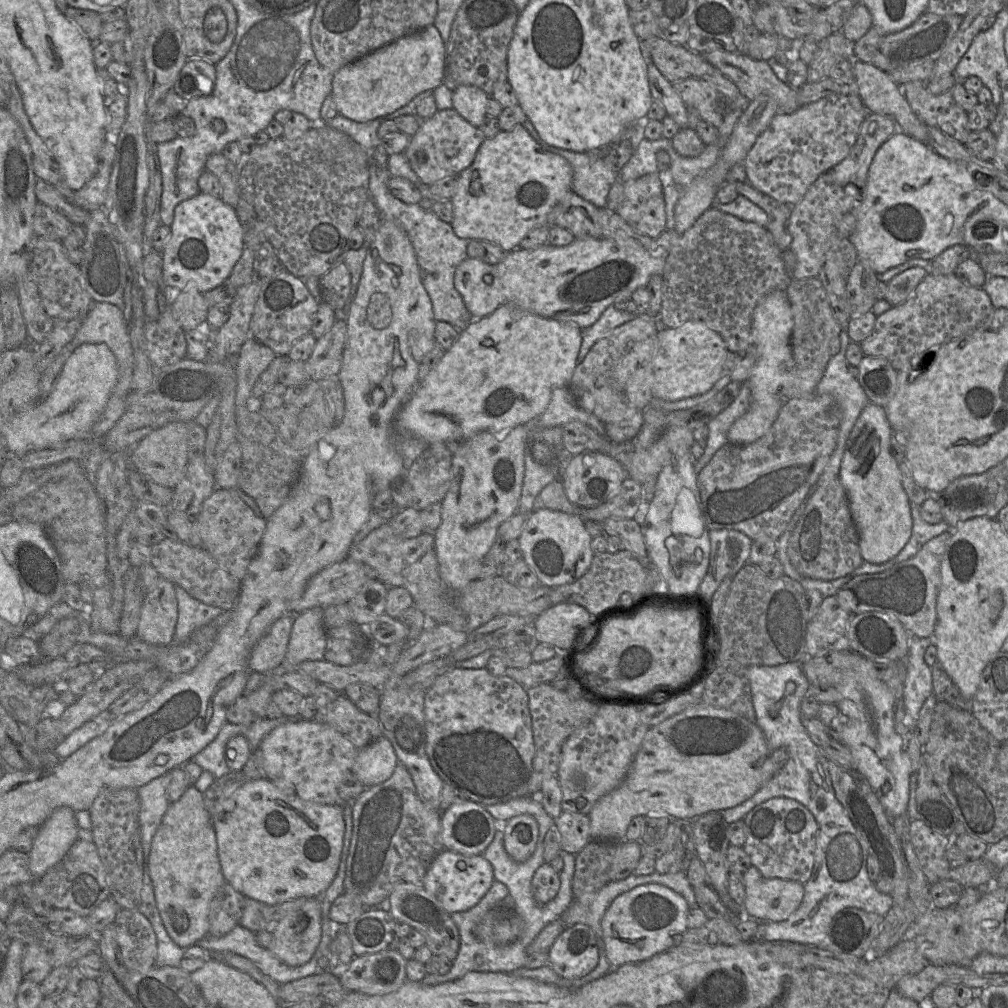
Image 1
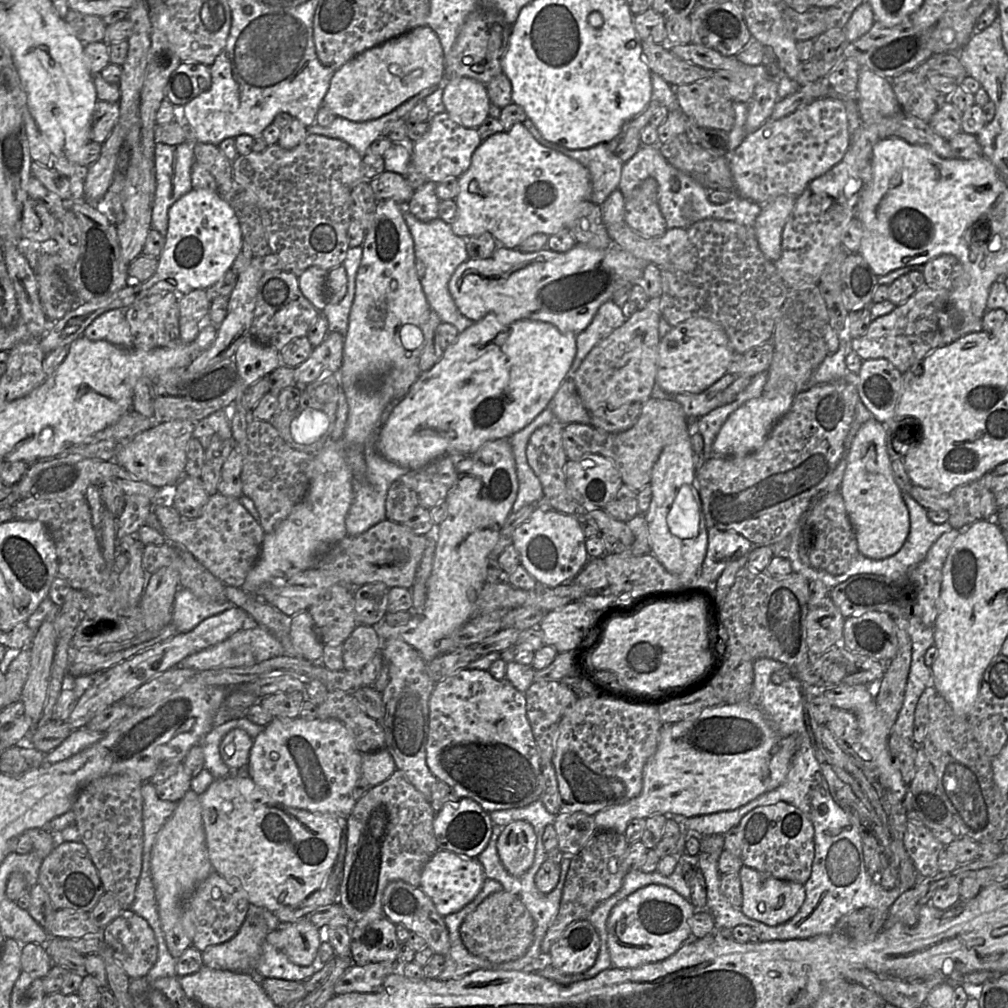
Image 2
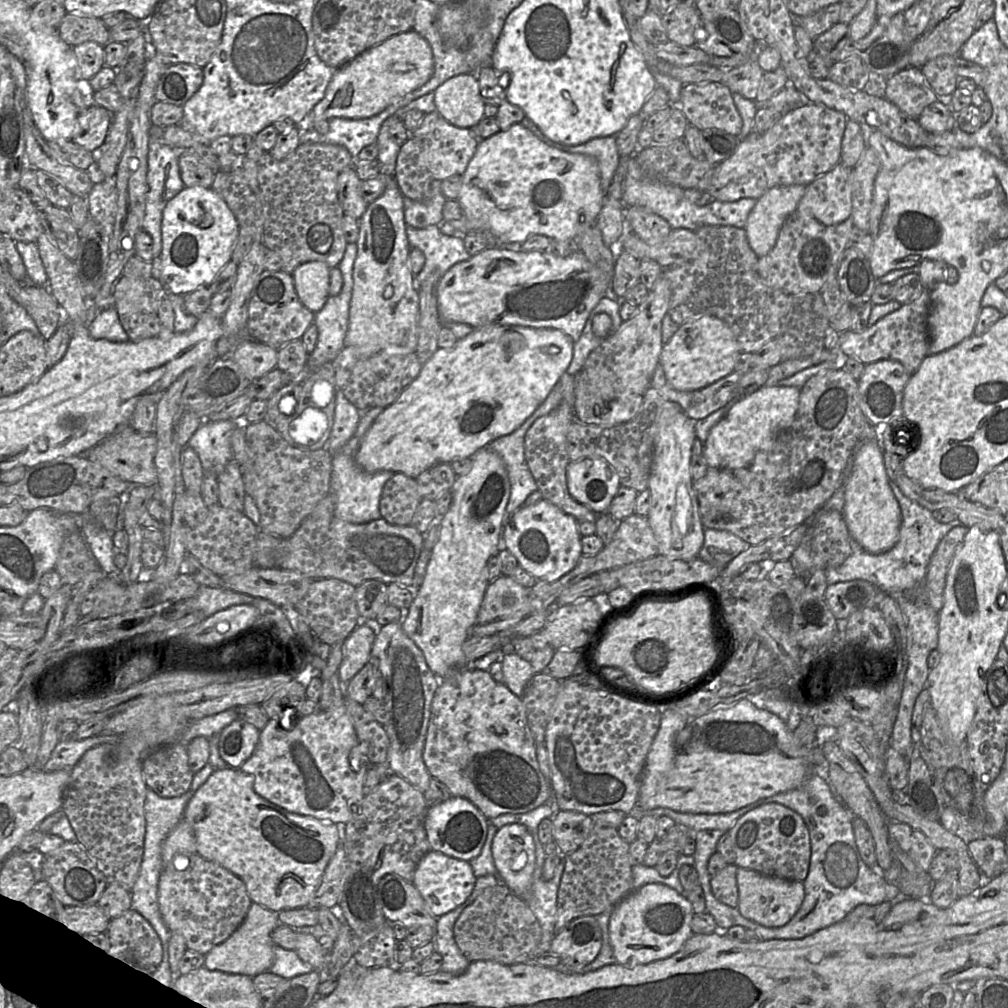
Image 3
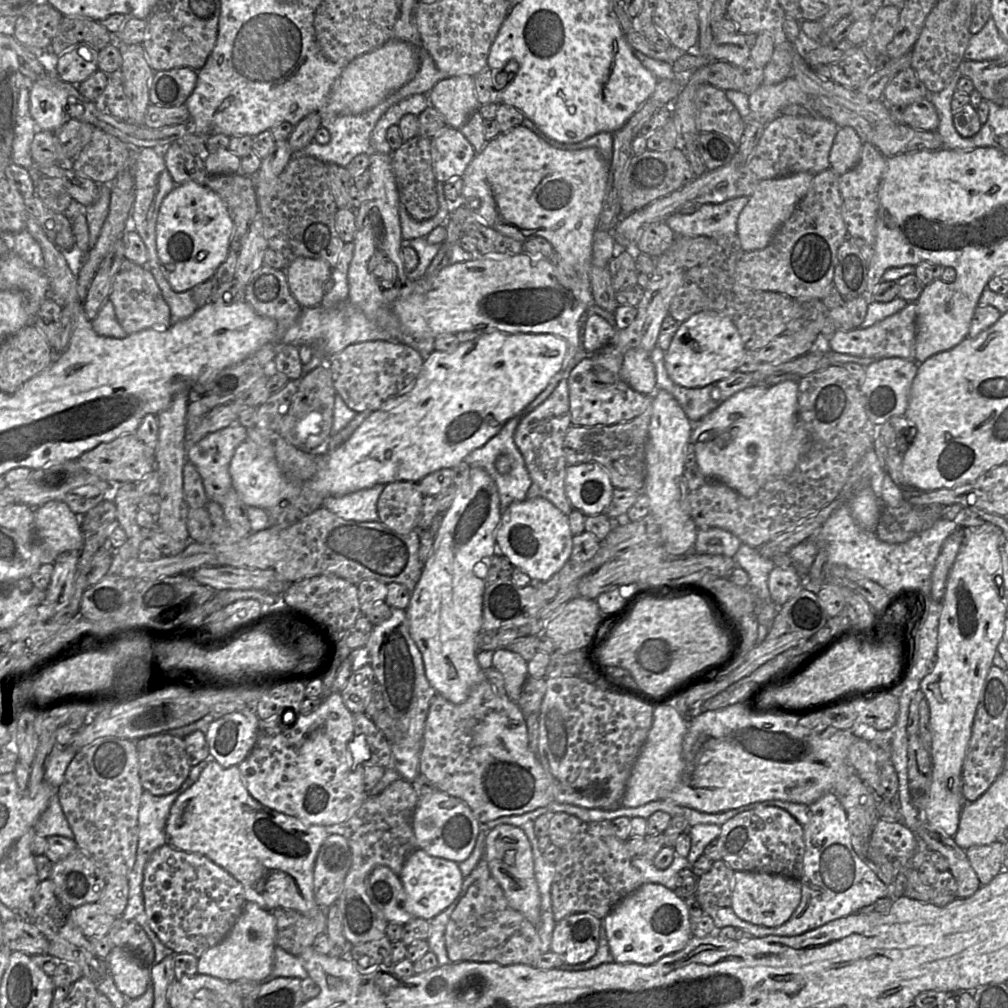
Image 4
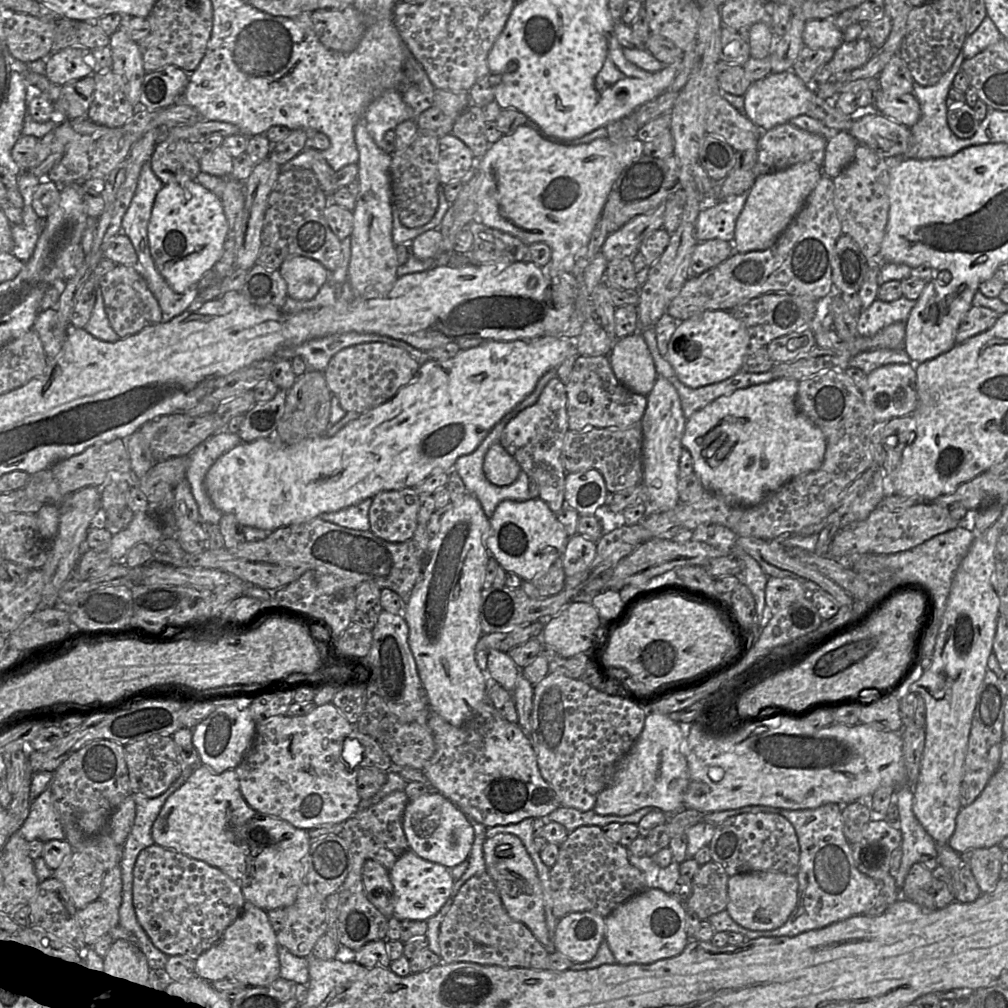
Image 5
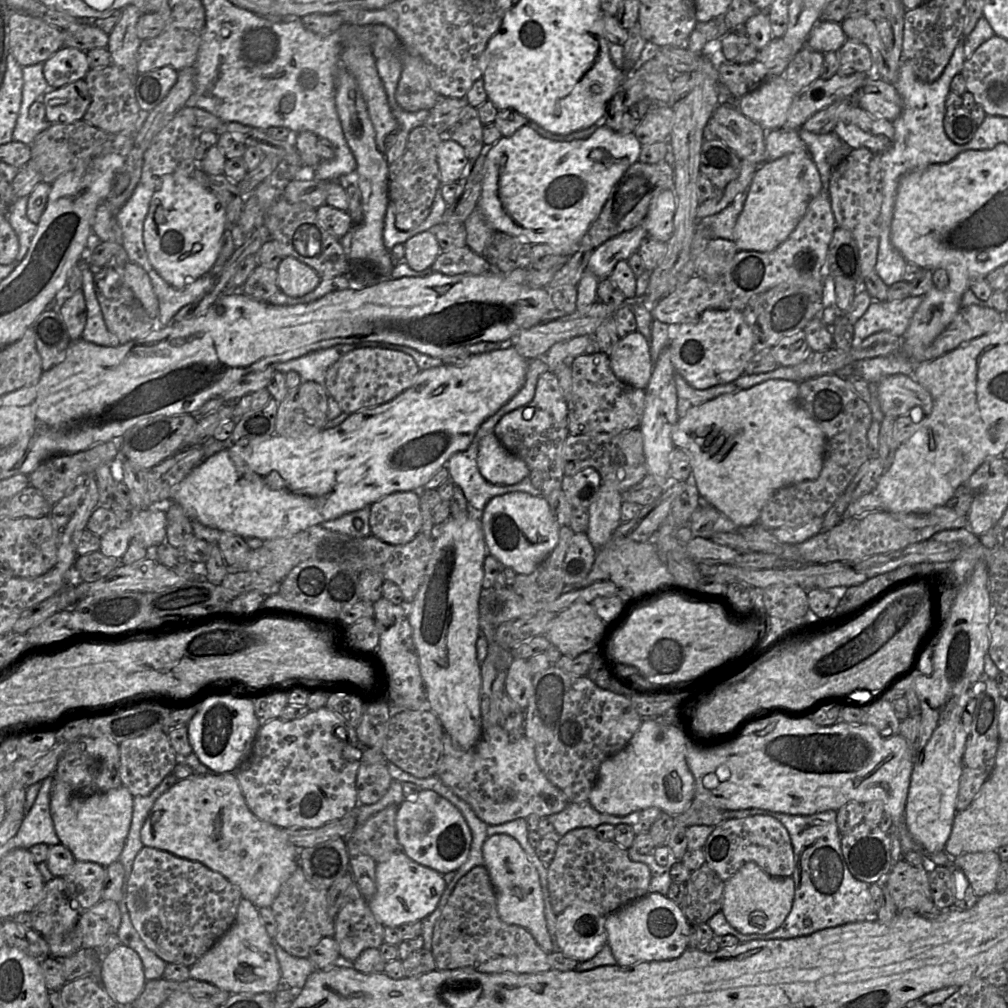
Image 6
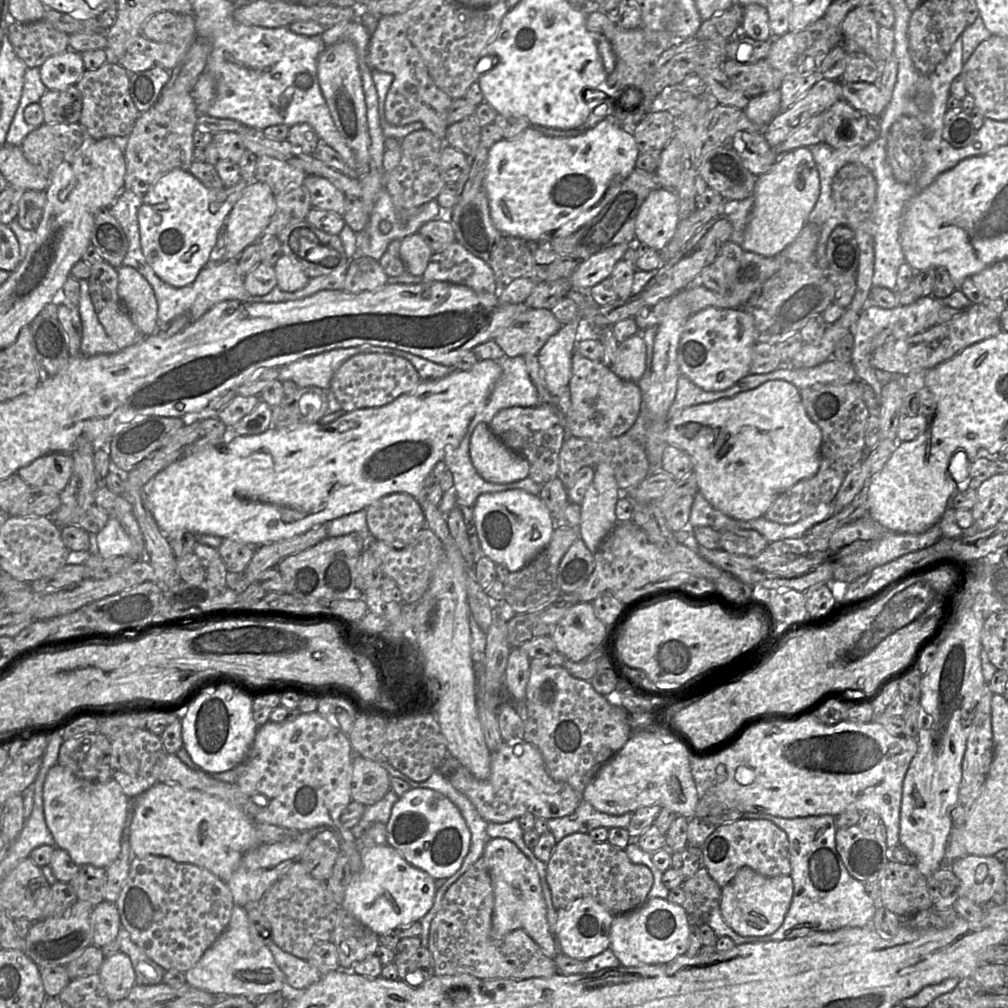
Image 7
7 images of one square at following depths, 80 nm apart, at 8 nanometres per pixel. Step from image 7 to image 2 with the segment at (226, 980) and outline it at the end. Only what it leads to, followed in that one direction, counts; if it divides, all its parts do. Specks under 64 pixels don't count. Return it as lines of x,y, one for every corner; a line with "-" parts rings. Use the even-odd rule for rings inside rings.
248,909
248,914
242,926
240,927
239,931
234,937
232,937
230,940
228,940
223,944
209,946
203,951
202,953
203,966
216,970
227,970
232,972
253,974
256,970
256,966
258,964
261,955
262,945
264,942
266,942
265,938
268,932
270,931
268,931
267,925
263,920
263,918
260,917
259,915
249,914
249,909

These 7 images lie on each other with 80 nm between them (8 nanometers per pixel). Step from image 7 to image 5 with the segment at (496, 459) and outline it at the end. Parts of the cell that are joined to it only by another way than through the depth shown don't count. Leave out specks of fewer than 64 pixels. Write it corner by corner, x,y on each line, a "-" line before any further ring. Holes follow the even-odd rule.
499,443
488,449
483,462
483,472
489,482
496,486
508,486
518,477
521,467

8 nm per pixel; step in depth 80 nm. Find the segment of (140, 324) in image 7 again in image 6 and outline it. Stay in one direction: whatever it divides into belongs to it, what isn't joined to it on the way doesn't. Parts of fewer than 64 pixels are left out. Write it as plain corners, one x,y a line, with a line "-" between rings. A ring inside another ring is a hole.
128,261
124,266
124,278
129,288
139,300
148,316
158,316
158,299
146,271
139,265

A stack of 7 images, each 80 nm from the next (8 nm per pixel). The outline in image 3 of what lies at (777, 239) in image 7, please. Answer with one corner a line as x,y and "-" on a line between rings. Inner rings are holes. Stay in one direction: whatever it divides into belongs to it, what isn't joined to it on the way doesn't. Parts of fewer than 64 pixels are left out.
800,184
775,186
756,200
744,229
758,257
765,256
774,247
781,226
796,209
805,191
806,186

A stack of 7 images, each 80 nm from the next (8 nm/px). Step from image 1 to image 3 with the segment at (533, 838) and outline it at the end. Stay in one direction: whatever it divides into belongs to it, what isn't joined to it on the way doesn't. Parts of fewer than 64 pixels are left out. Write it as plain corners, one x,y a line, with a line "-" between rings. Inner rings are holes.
512,823
499,828
492,842
492,856
500,880
527,902
535,869
535,843
526,826

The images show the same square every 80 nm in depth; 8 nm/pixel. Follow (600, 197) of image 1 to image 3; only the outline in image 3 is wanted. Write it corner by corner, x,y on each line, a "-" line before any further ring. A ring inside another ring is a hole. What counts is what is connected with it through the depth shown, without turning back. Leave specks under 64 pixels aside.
615,136
597,137
575,146
557,143
552,143
552,145
568,153
586,154
593,157
599,167
601,187
604,194
607,192
620,159

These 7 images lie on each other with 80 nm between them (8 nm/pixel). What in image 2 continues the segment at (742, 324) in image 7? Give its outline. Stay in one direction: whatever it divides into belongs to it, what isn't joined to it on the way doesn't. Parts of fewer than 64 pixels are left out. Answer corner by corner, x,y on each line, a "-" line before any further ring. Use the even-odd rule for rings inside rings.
702,317
681,322
660,339
655,383
668,393
701,393
727,373
733,353
718,323

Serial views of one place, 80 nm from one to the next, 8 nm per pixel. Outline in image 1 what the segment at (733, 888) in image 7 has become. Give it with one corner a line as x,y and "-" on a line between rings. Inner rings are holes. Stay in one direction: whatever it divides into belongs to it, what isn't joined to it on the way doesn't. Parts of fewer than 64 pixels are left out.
754,866
743,873
745,900
742,907
750,919
781,922
800,906
803,884
780,878
767,878

